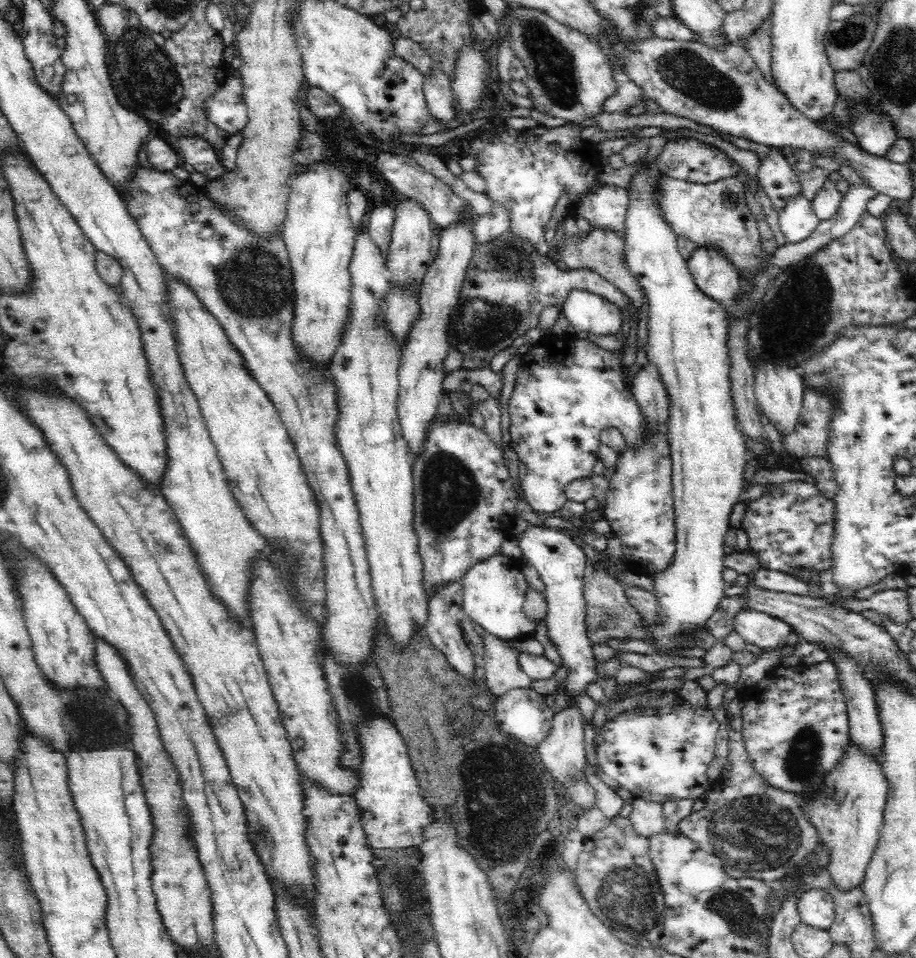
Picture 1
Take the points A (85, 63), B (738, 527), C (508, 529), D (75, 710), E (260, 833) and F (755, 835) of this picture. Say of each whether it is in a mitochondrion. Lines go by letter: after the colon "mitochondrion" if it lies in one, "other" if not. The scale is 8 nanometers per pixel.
A: other
B: other
C: other
D: mitochondrion
E: mitochondrion
F: mitochondrion

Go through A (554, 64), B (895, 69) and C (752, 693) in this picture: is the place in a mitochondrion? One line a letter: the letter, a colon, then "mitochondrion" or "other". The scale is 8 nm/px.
A: mitochondrion
B: mitochondrion
C: other

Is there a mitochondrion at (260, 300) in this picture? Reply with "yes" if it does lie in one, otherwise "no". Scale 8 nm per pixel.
yes

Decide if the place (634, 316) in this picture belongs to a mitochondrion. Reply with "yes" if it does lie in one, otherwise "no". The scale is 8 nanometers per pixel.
no

